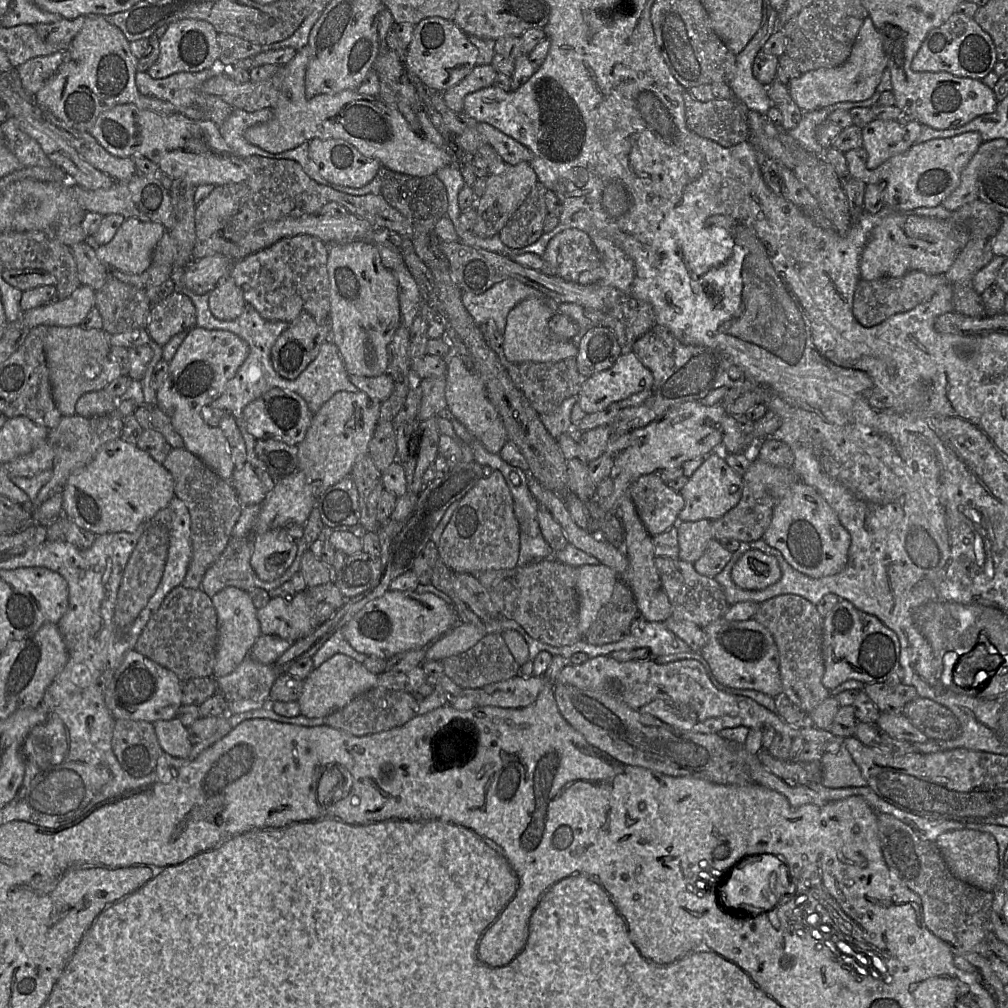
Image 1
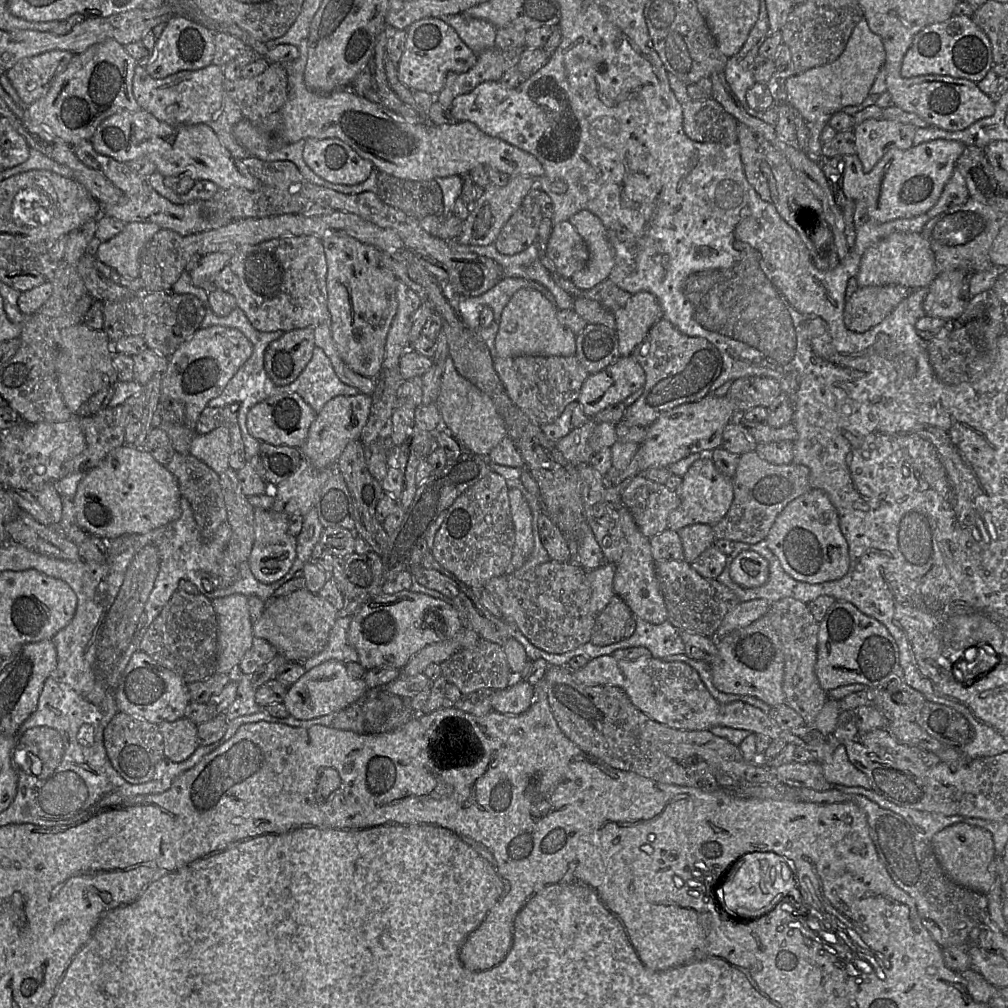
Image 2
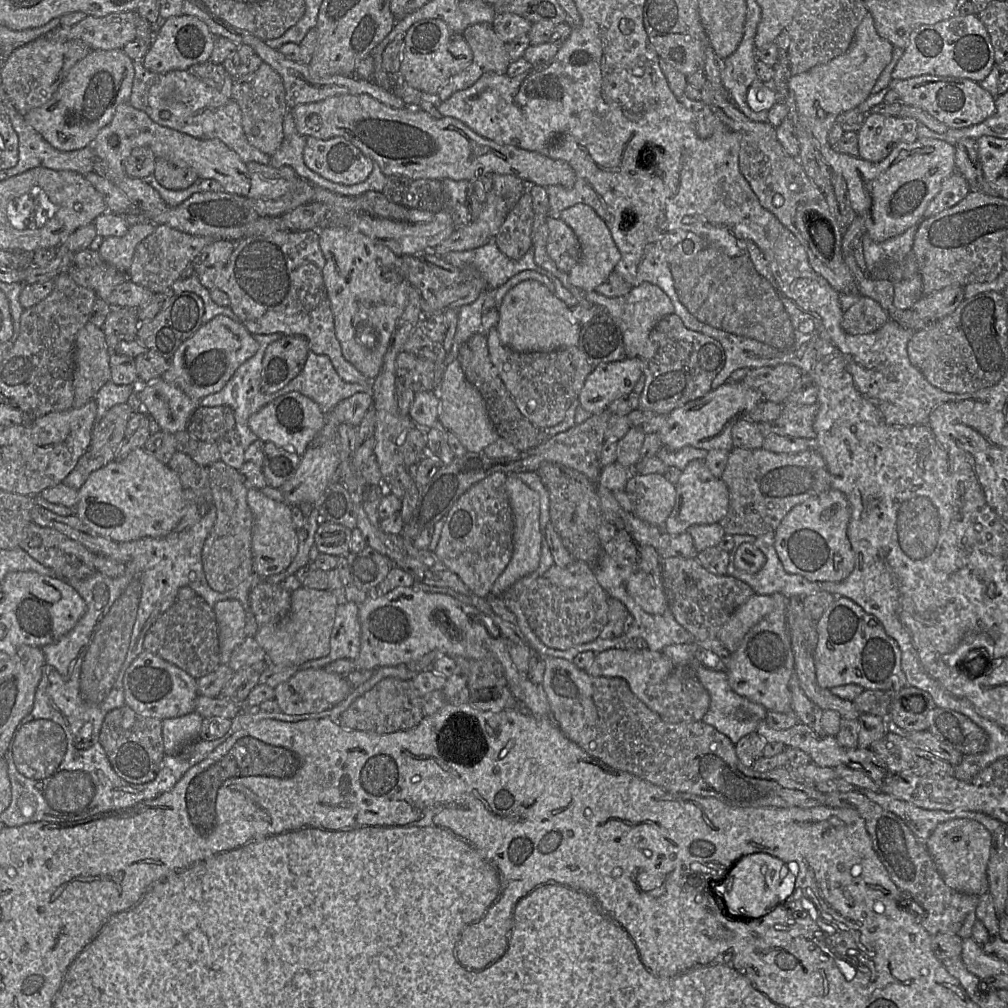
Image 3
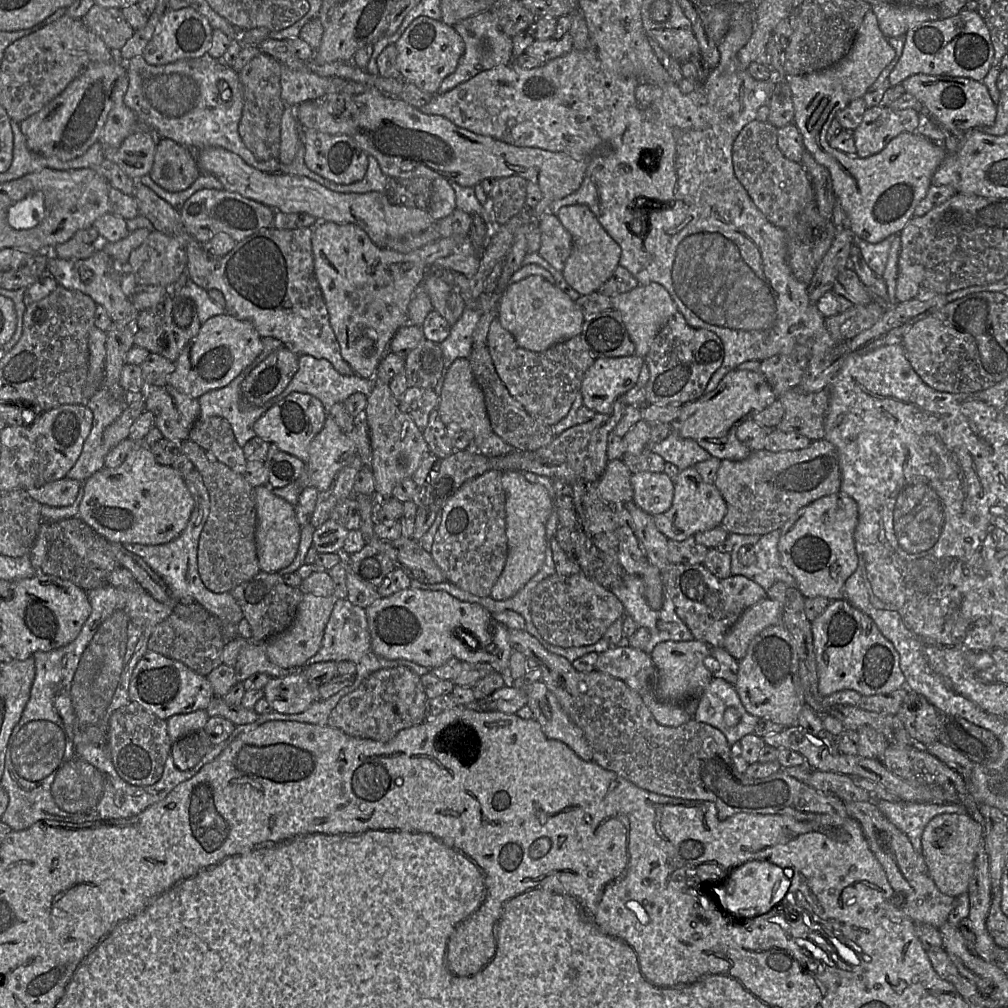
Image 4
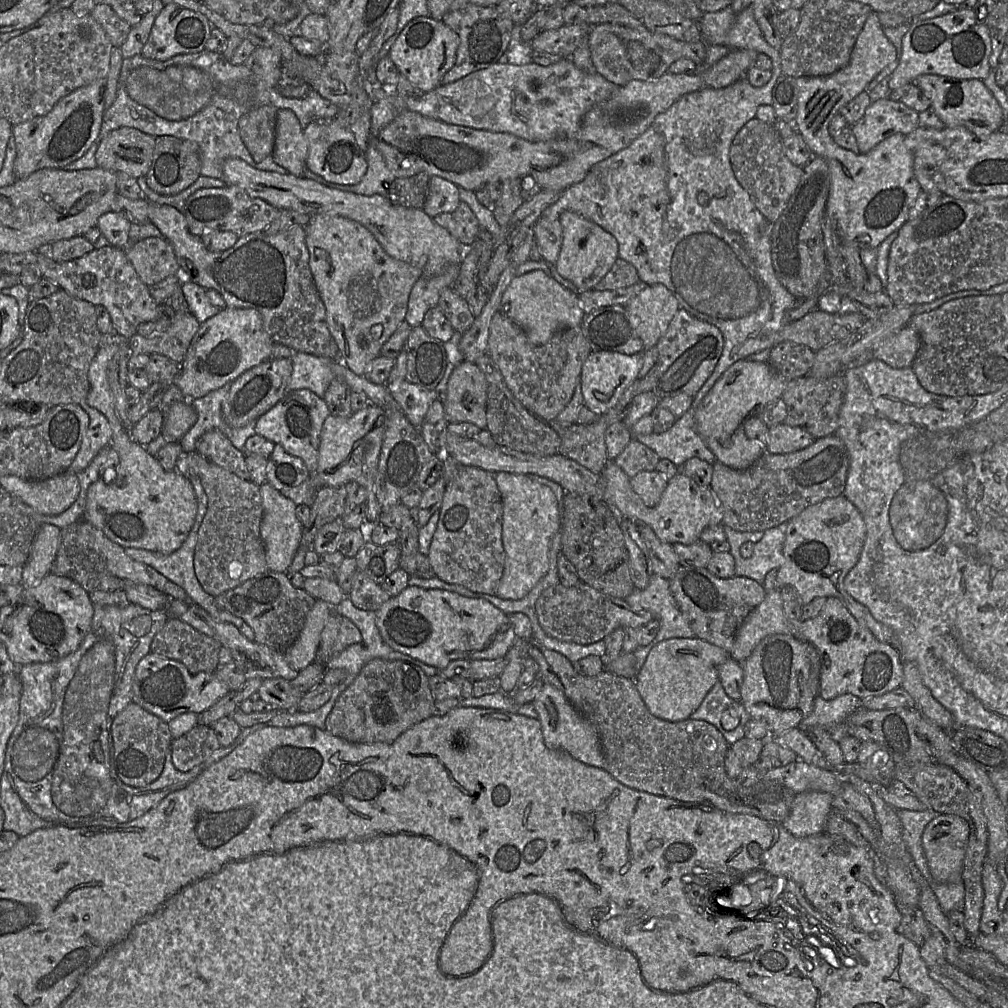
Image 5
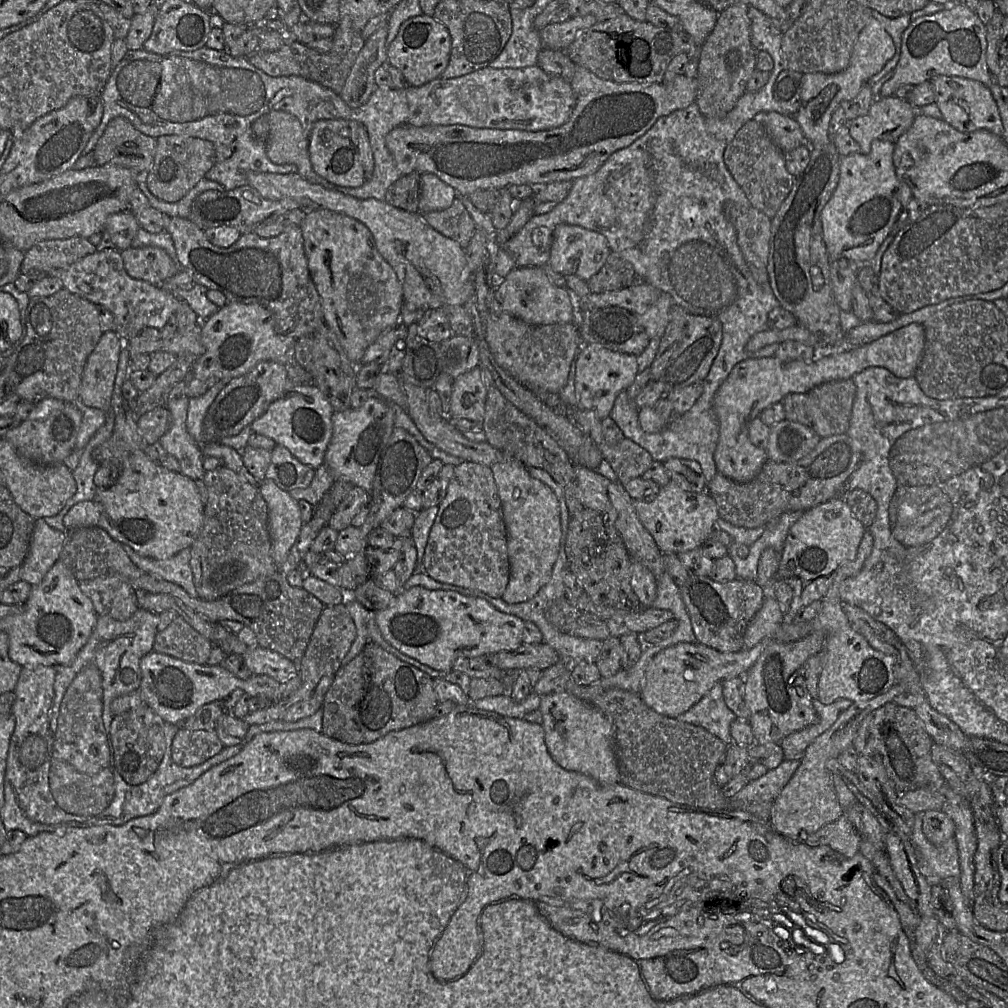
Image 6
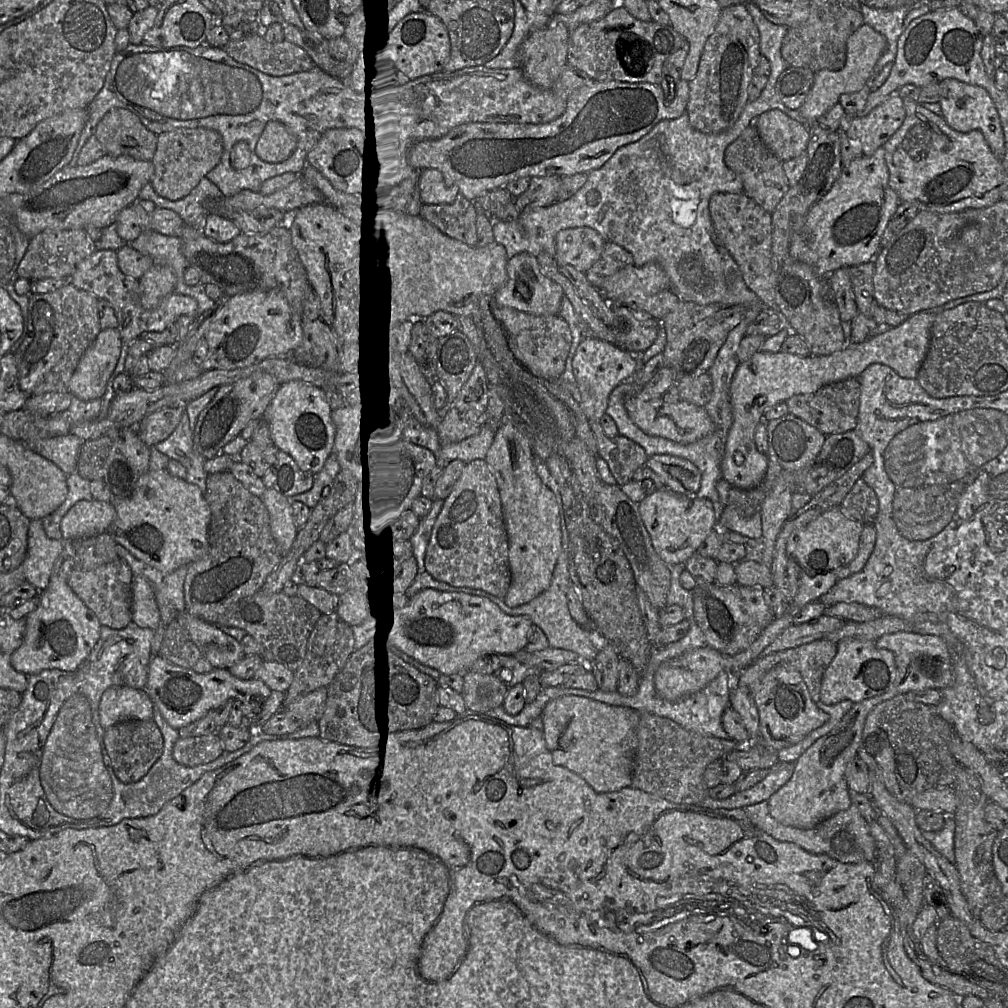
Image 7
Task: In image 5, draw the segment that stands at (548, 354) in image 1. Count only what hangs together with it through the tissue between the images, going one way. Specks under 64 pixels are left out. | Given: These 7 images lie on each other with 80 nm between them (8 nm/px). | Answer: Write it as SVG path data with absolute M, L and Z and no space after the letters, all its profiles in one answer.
M540 270L514 276L502 295L499 311L522 328L530 343L538 346L559 330L580 326L585 316L578 295Z

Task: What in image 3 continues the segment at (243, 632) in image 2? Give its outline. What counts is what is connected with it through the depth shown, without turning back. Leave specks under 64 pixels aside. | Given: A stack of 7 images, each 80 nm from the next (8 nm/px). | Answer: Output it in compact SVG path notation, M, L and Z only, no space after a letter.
M238 600L218 601L213 607L219 627L220 664L228 664L231 653L246 638L246 611Z

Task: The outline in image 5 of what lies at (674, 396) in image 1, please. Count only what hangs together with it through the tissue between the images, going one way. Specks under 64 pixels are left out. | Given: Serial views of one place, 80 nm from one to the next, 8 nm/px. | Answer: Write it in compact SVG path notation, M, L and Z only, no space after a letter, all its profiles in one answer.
M681 308L657 344L658 357L654 365L656 384L652 391L660 399L682 393L694 397L713 373L723 348L724 338L716 326L697 319Z

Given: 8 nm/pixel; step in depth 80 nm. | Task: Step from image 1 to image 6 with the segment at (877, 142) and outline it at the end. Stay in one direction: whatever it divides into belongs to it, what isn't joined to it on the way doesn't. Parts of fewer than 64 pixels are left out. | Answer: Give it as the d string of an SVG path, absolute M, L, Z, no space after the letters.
M894 94L874 99L866 114L849 120L849 131L861 146L862 153L869 153L874 140L896 140L912 125L917 109L909 100Z

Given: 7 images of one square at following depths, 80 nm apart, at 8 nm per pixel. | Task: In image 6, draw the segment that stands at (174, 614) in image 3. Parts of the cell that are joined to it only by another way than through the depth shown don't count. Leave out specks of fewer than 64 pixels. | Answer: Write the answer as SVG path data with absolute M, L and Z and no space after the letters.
M178 616L166 629L157 633L153 651L185 662L206 665L213 646L209 639Z

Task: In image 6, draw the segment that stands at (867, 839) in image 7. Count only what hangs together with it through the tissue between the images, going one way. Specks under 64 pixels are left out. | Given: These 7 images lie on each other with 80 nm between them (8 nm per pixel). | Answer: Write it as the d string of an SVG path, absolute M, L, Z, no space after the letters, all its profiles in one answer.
M844 813L837 820L806 836L802 842L809 846L826 845L841 855L851 858L860 851L861 839L862 836Z

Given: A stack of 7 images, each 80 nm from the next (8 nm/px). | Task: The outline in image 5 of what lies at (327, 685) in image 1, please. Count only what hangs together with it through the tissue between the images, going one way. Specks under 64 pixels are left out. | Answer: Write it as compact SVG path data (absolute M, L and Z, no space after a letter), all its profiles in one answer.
M267 678L257 691L260 699L271 704L273 709L296 711L304 693L295 688L291 681L283 678Z

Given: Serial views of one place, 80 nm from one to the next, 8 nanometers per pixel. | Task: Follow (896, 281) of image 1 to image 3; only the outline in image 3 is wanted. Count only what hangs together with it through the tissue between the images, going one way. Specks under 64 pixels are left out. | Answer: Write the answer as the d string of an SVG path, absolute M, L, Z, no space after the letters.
M859 295L843 312L842 329L851 335L869 334L879 329L889 319L888 313L874 299Z

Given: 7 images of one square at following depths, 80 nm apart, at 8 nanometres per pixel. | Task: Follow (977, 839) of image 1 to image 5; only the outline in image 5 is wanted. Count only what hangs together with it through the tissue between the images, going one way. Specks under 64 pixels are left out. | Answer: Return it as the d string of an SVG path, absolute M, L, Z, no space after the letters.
M939 814L925 827L923 850L933 879L939 883L962 880L970 825L954 814Z

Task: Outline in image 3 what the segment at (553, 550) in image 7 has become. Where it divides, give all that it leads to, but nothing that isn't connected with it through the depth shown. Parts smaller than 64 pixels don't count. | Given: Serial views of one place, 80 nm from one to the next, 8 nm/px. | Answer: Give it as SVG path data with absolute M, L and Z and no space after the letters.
M507 476L506 490L514 519L514 547L509 564L491 589L491 595L496 597L501 597L501 595L518 580L534 572L538 568L541 556L541 543L543 540L543 532L540 523L539 494L515 476Z

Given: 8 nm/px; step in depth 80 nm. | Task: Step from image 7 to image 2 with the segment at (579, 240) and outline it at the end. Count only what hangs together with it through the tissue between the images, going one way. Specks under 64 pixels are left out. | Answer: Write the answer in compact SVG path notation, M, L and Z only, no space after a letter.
M581 210L569 222L589 249L587 264L571 277L575 286L588 290L606 280L614 266L615 256L602 221L591 211Z

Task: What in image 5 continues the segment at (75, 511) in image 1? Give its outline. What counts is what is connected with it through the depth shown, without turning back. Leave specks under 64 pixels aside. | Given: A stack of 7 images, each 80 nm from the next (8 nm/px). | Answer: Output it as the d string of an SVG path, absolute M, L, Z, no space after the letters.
M114 332L106 334L103 339L101 336L100 346L88 370L89 392L85 401L107 418L112 430L111 448L118 453L120 465L114 481L106 483L104 479L99 478L89 486L83 519L100 529L110 540L123 548L133 547L171 554L181 547L195 522L198 509L197 498L190 481L176 470L164 470L144 446L133 440L130 430L123 428L116 414L114 398L108 382L108 366L123 341L127 339Z

